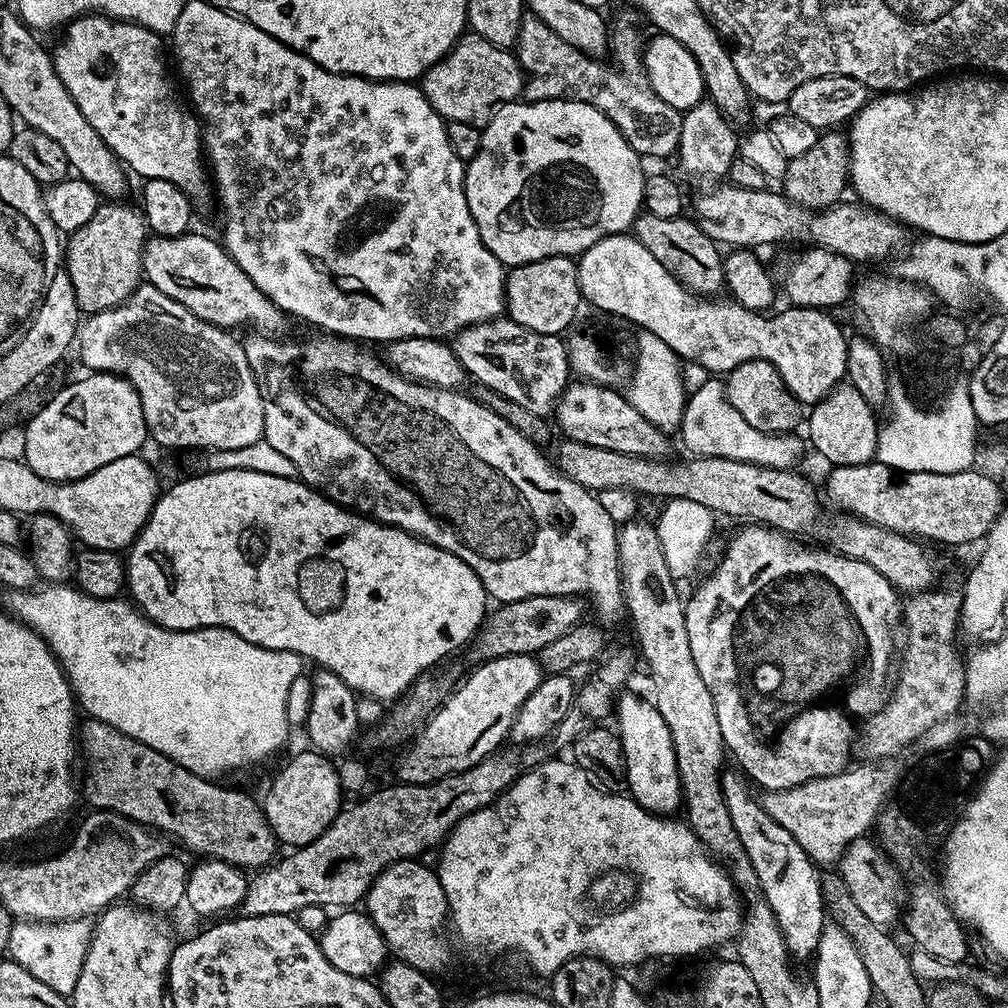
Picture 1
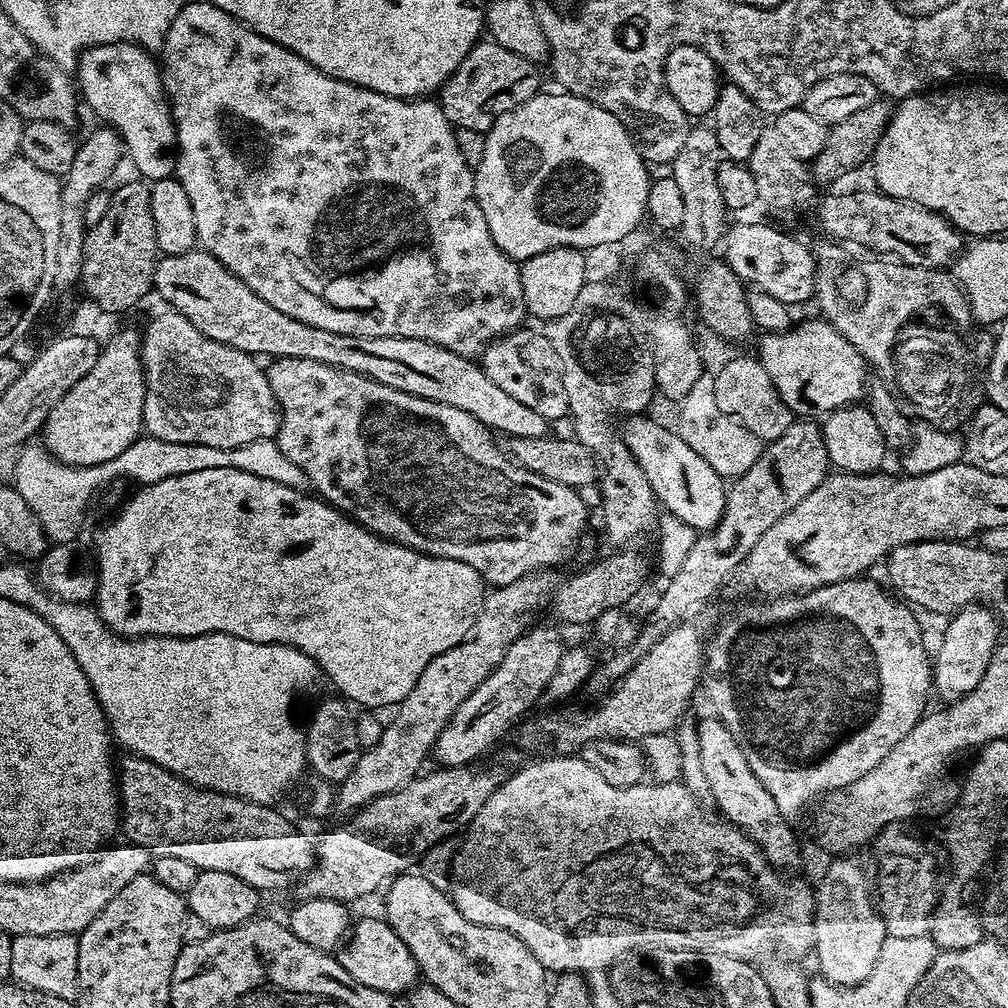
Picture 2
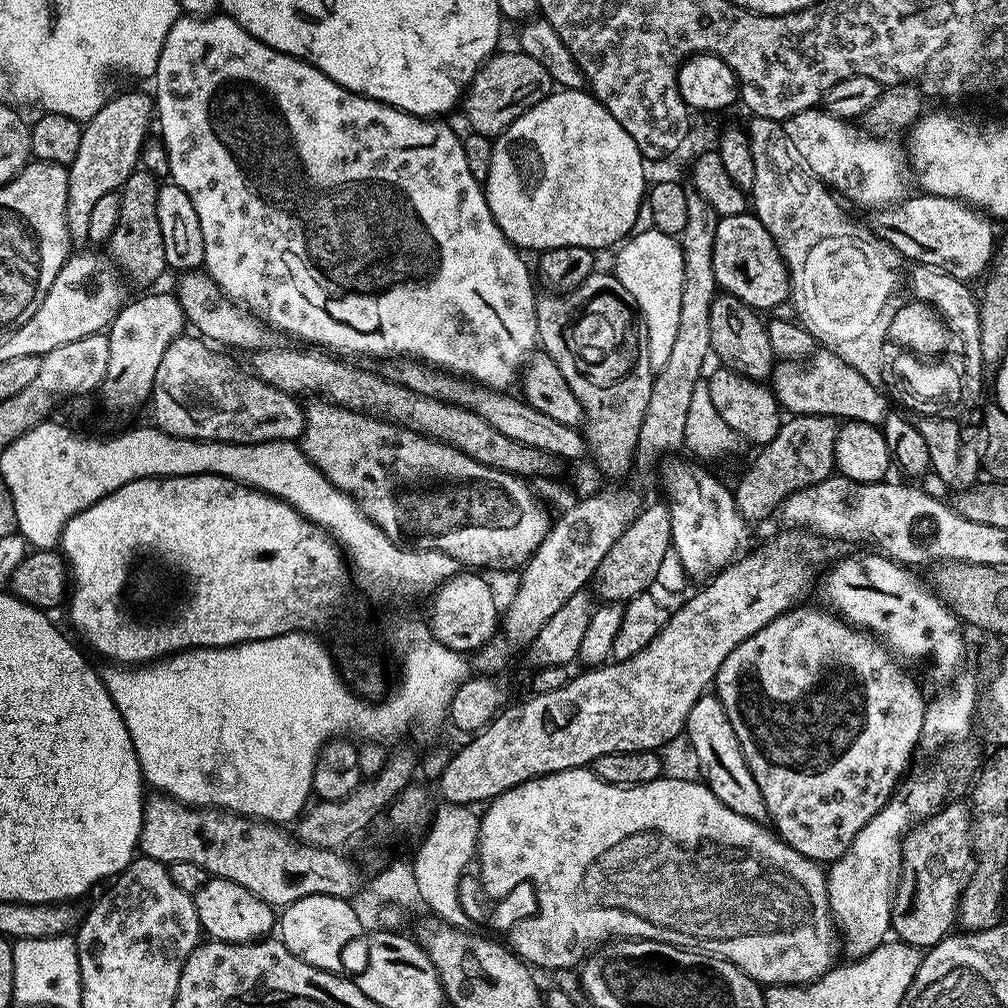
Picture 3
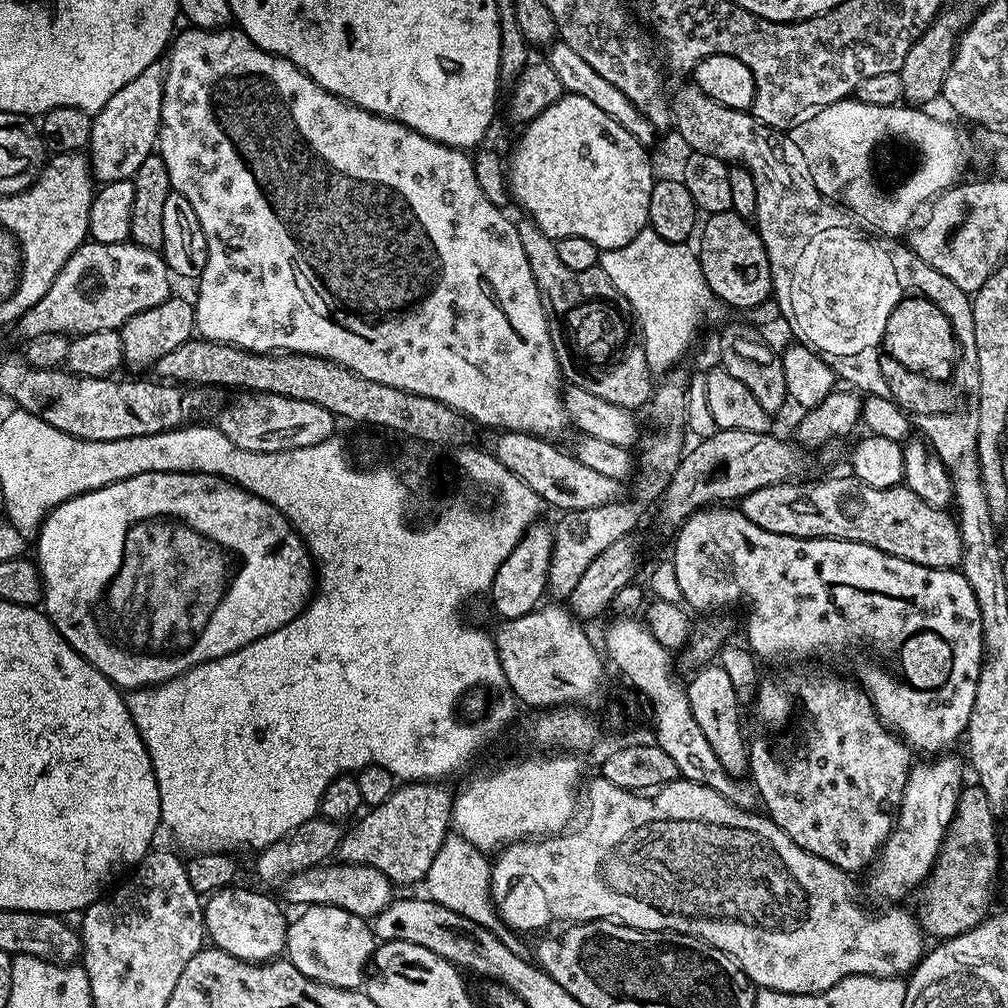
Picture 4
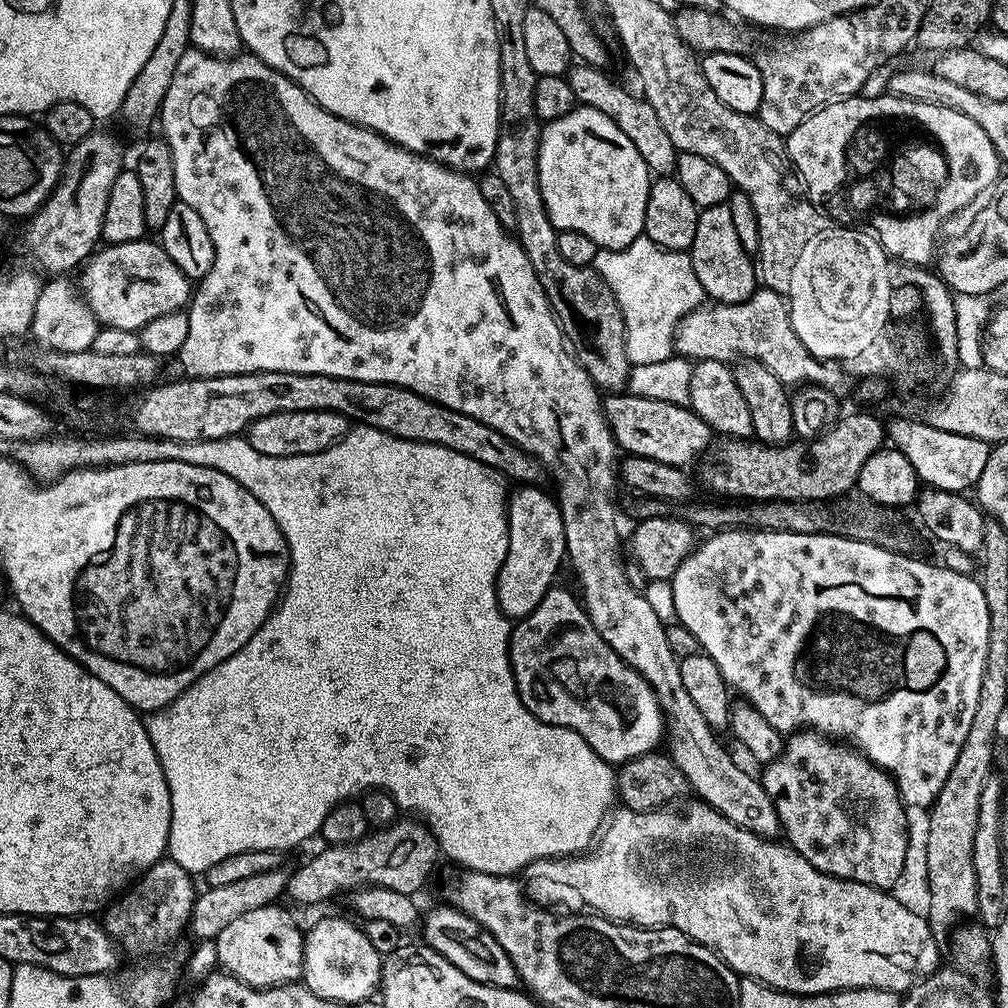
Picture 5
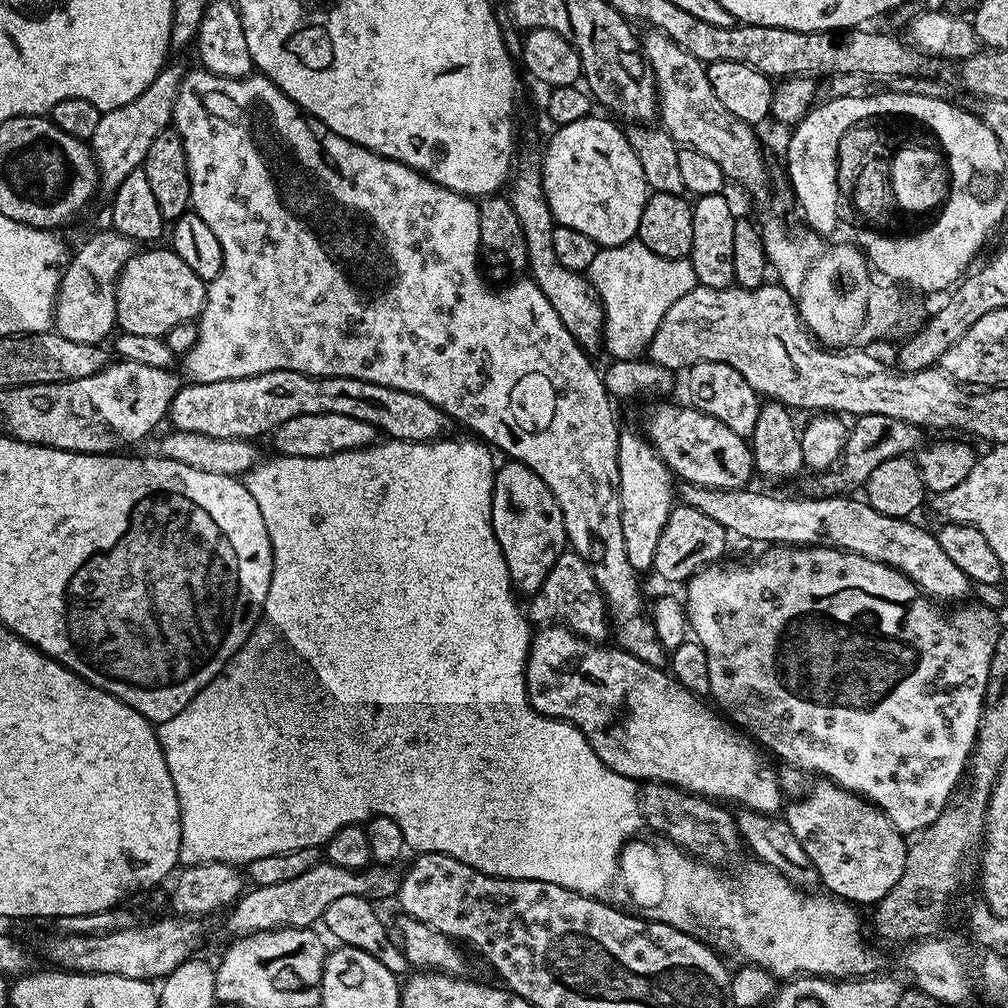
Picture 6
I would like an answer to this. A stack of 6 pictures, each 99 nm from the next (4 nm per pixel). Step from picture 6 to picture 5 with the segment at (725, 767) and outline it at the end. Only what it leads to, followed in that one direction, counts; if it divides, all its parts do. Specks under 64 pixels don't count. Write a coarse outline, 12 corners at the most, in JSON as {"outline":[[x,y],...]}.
{"outline":[[554,586],[515,621],[518,694],[619,766],[661,747],[652,687]]}

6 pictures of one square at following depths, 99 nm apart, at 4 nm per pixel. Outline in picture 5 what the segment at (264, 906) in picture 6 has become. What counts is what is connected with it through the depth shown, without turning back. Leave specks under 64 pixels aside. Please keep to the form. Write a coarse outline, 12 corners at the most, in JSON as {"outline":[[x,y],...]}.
{"outline":[[400,818],[356,844],[321,847],[289,875],[287,899],[339,892],[412,896],[436,868],[427,824]]}

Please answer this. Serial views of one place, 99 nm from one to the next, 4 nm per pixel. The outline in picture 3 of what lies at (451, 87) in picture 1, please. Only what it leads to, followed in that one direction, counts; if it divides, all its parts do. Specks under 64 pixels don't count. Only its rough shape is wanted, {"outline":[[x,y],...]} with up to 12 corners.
{"outline":[[497,51],[462,101],[467,127],[495,138],[553,91],[546,66]]}

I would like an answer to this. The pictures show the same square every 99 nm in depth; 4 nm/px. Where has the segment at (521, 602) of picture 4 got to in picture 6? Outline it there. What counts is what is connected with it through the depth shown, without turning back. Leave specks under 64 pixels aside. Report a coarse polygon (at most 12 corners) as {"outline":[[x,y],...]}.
{"outline":[[496,469],[492,529],[512,587],[531,598],[569,547],[550,486]]}

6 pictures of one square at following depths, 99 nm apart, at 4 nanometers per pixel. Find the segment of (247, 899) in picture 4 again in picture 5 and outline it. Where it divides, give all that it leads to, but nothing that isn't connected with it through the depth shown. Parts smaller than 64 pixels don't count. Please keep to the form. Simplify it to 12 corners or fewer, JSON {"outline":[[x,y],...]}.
{"outline":[[279,903],[224,927],[216,962],[252,988],[303,977],[305,933]]}

